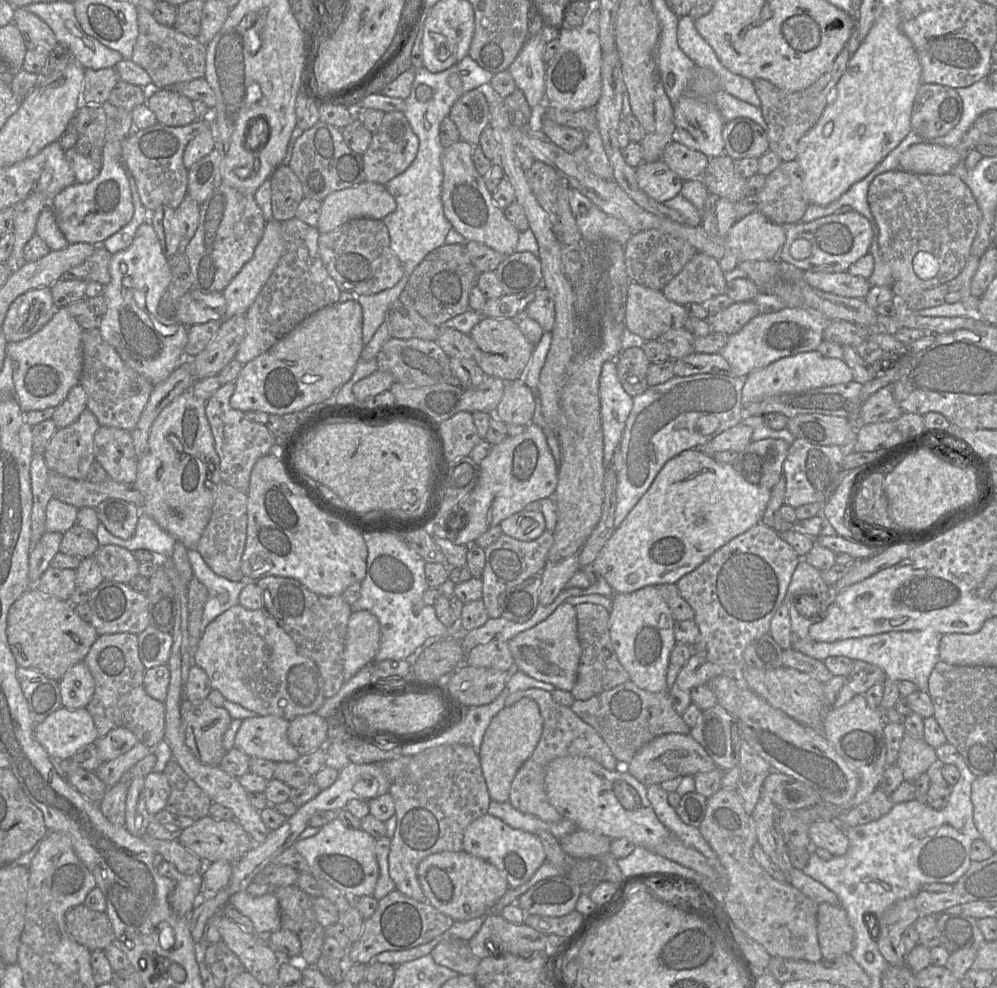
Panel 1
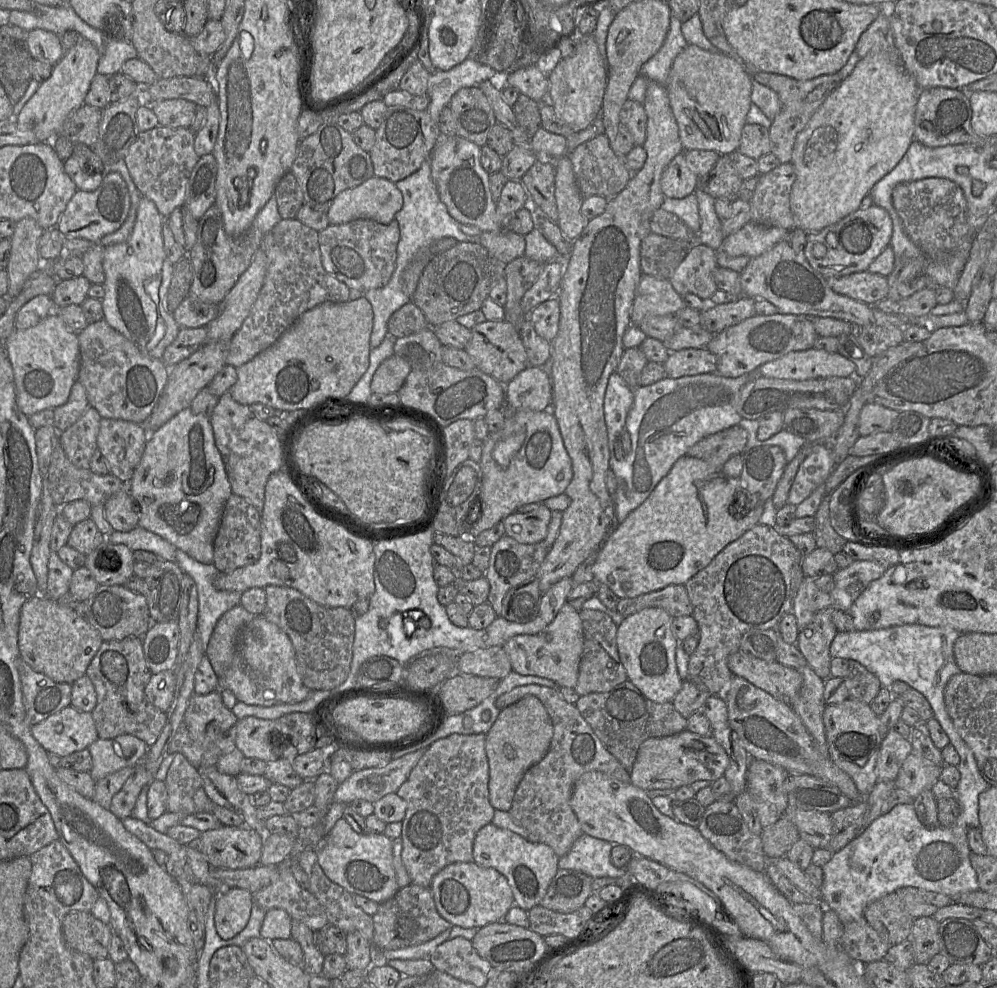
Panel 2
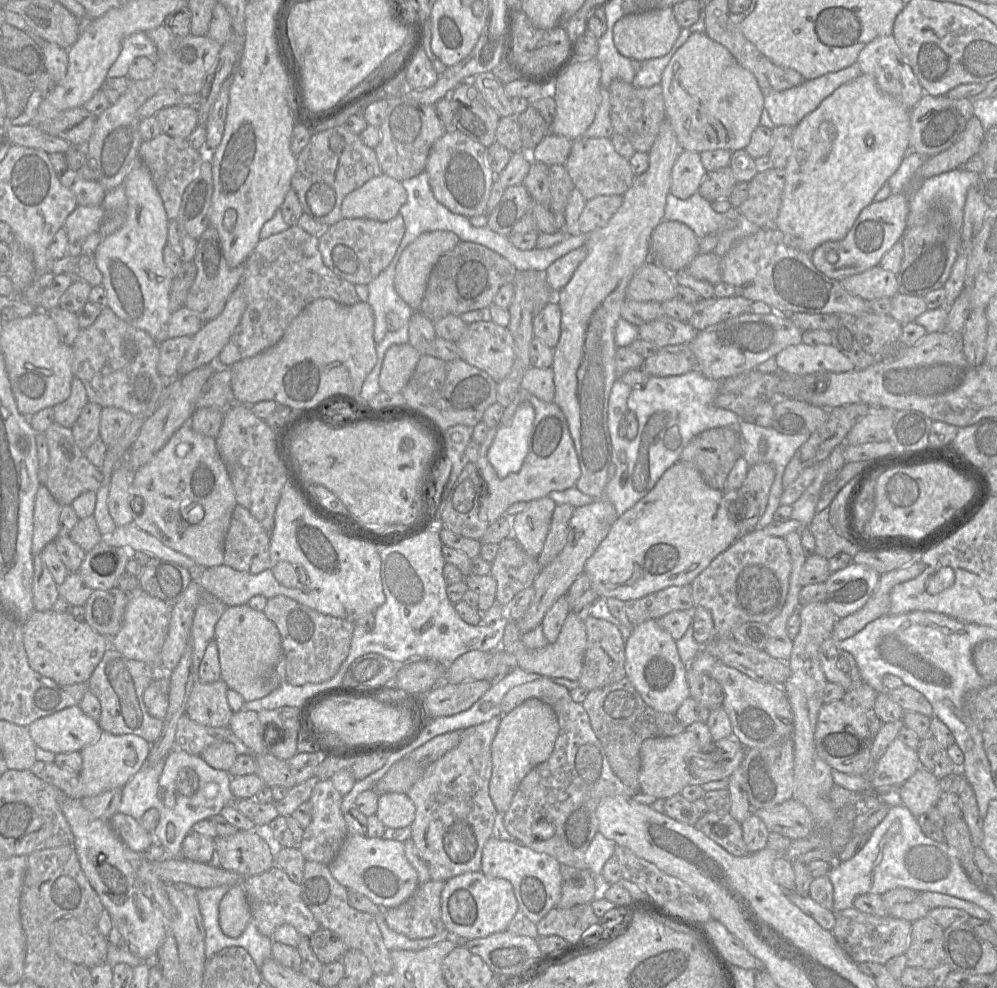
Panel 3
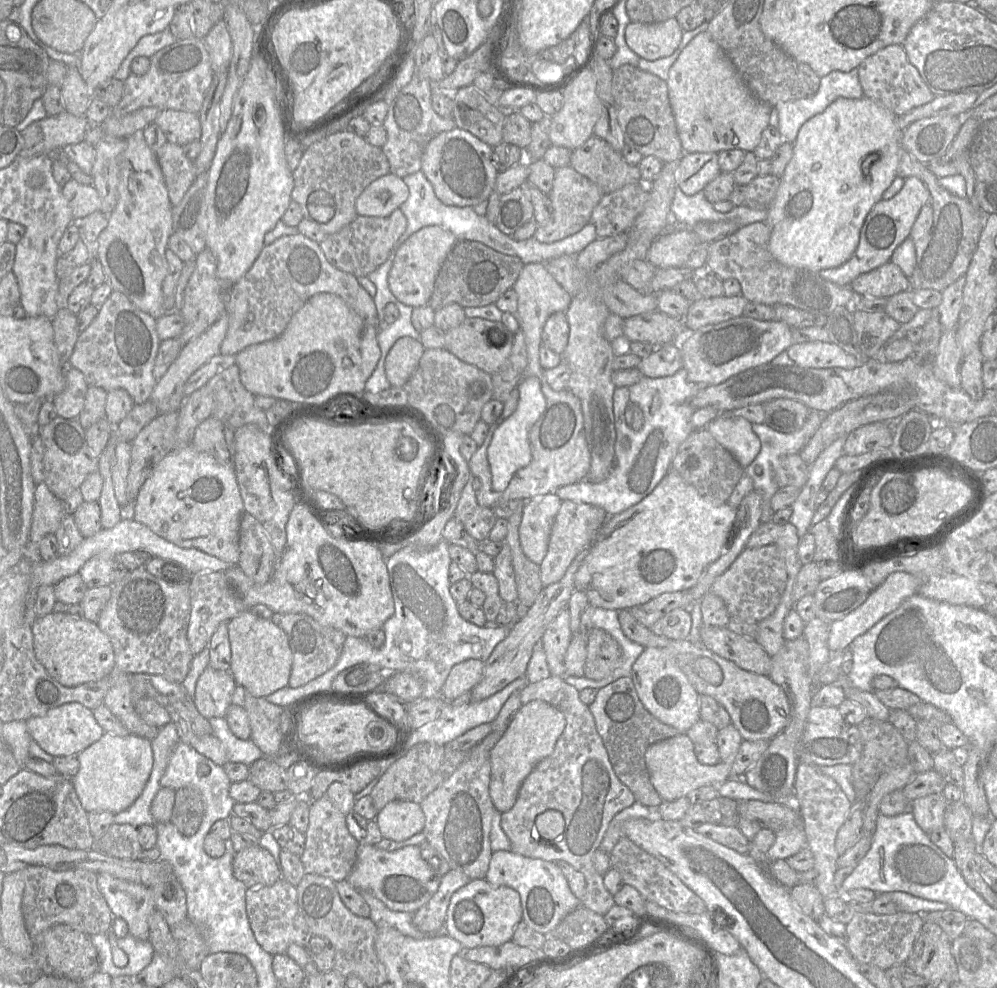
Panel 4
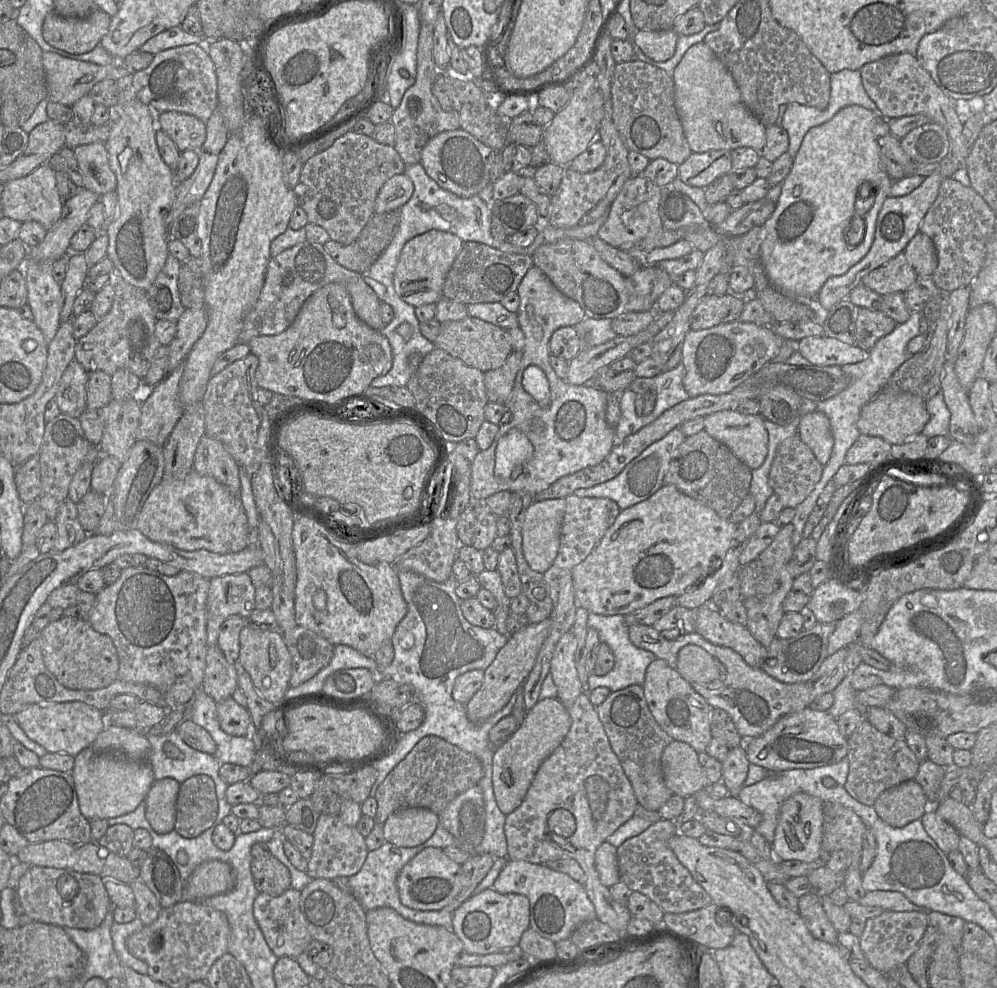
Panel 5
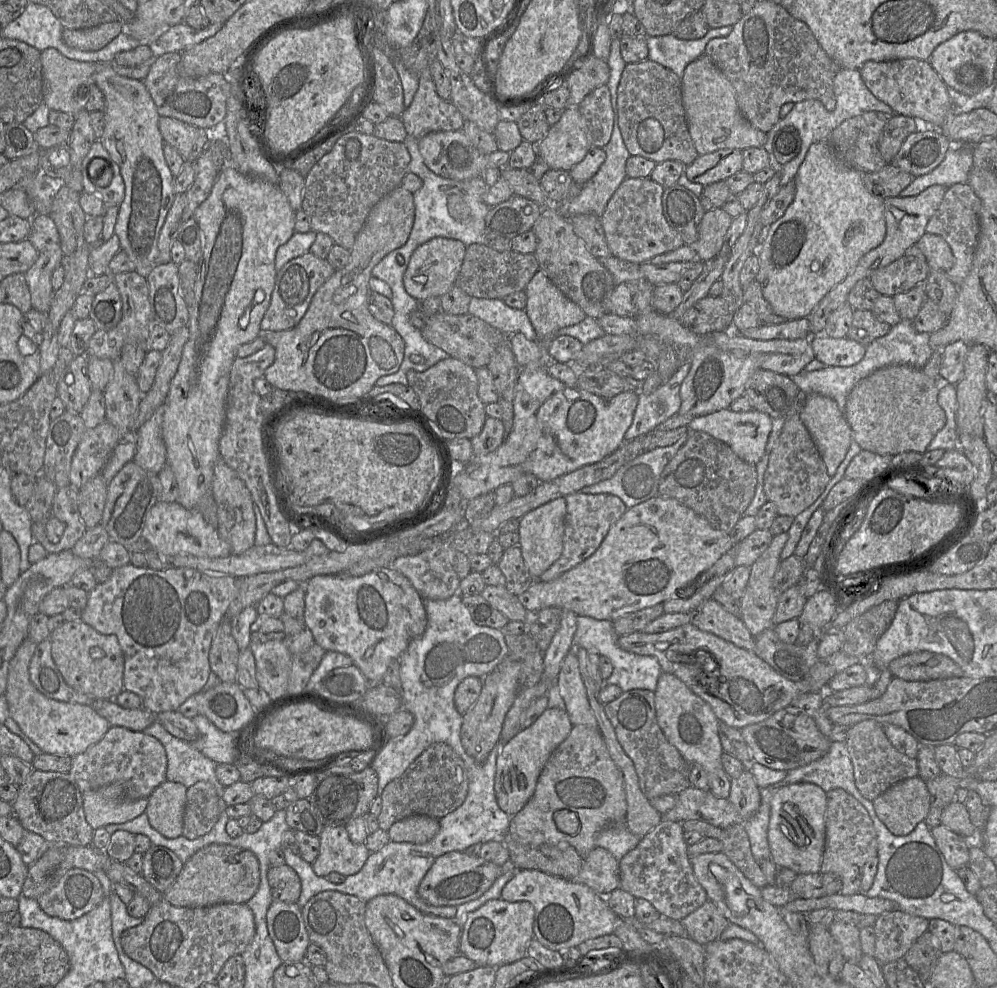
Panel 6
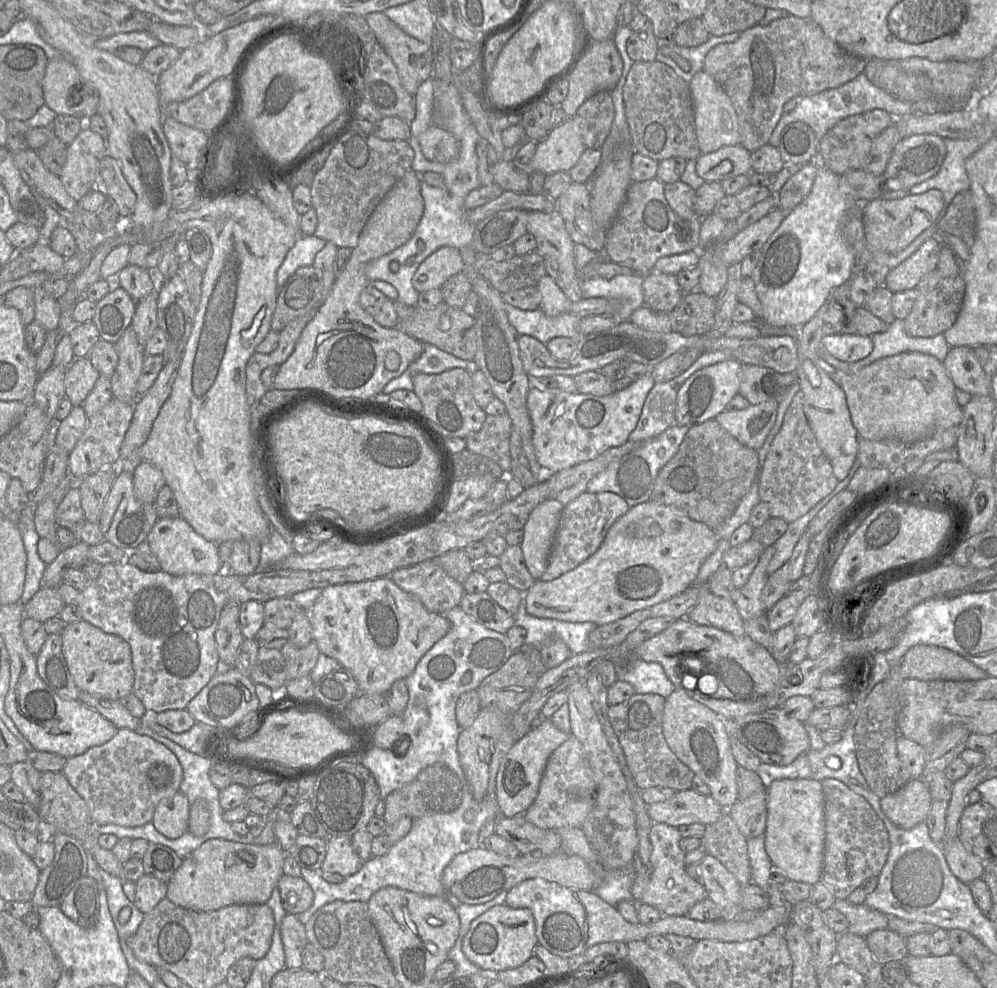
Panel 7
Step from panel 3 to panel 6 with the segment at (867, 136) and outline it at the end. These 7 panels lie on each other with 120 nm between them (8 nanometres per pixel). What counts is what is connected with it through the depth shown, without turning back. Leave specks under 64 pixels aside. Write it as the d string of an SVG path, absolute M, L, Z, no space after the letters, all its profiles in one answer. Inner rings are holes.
M827 141L815 142L809 147L805 159L794 178L796 192L793 202L786 209L783 216L767 228L758 248L759 271L755 281L760 283L763 296L771 305L775 314L784 317L787 320L808 318L822 298L853 271L860 259L883 242L886 235L886 222L884 216L885 199L873 194L867 188L864 183L865 173L869 172L862 172L838 159L834 155Z

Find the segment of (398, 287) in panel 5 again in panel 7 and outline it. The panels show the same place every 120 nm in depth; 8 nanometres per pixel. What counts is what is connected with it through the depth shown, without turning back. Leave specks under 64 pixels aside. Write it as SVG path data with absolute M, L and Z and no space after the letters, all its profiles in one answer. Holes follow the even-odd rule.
M443 246L429 255L412 277L412 285L418 293L441 288L451 276L464 270L461 251Z

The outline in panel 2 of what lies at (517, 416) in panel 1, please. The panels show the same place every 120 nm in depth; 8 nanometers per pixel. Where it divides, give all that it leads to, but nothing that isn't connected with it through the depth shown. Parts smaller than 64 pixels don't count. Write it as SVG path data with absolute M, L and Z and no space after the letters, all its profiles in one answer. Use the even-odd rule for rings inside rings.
M549 362L544 367L528 366L504 386L505 401L514 410L551 411L552 382Z

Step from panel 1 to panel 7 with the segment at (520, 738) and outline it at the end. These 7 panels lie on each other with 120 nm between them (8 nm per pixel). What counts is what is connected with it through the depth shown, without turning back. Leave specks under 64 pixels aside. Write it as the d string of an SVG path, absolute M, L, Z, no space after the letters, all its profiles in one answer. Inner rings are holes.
M551 719L541 720L518 740L502 759L496 777L496 799L501 816L523 815L537 797L547 760L570 734L559 730Z

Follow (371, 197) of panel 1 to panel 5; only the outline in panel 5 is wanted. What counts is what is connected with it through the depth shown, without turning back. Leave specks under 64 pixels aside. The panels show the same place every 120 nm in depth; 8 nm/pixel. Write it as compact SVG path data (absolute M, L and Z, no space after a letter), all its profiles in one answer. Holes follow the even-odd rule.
M396 174L381 187L374 204L374 213L381 214L399 210L412 196L414 185L411 179Z

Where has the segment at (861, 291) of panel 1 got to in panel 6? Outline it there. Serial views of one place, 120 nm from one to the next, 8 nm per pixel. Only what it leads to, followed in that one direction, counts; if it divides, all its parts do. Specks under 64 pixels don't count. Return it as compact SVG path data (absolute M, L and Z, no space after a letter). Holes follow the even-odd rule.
M914 244L901 257L876 270L869 278L881 295L895 296L926 283L930 272L925 255Z

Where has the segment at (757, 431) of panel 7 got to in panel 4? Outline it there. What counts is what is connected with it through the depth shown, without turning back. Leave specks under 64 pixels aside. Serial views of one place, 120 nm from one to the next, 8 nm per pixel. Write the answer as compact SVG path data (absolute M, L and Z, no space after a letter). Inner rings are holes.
M720 413L705 428L743 468L750 465L761 450L760 439L753 432L752 424L744 418Z

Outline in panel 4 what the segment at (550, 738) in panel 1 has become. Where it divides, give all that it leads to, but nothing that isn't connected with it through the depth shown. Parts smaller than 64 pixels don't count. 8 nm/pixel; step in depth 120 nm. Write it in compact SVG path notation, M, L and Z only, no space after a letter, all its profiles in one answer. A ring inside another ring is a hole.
M550 675L538 682L529 683L519 691L522 705L532 700L544 700L559 709L565 716L566 725L558 738L553 752L540 761L525 778L514 806L502 813L501 826L511 842L511 851L520 855L546 861L566 861L576 870L582 872L586 880L586 893L581 905L604 916L616 903L613 895L607 890L593 862L595 851L600 847L610 822L616 814L631 806L636 801L631 790L623 784L614 772L607 749L597 732L595 719L589 709L579 698L579 691L566 683L563 677ZM558 810L565 819L563 834L554 841L539 840L535 828L536 817L547 811Z

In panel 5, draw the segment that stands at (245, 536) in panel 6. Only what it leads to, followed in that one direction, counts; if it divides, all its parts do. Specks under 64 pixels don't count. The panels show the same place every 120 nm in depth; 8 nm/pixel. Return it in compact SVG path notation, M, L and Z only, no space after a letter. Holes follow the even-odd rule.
M206 434L200 439L195 455L193 469L214 478L234 496L240 496L241 483L239 466L223 445Z

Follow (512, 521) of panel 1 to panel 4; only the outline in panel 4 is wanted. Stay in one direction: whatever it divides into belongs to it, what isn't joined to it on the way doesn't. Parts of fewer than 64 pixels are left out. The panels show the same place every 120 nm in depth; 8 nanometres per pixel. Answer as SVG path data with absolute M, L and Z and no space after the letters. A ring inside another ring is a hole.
M553 492L533 498L524 505L519 526L520 545L526 557L537 565L547 553L552 525L561 503Z

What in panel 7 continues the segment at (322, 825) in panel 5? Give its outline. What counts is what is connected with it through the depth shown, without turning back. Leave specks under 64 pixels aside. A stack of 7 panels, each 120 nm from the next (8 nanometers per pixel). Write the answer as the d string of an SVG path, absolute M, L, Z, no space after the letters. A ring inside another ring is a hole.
M328 837L326 856L320 868L322 873L334 872L348 877L360 869L363 861L354 851L350 838Z

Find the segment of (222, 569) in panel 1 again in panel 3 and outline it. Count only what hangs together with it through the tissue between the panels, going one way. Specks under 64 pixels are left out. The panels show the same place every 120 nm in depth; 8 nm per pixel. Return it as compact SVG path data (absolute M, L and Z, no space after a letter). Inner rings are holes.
M239 504L233 510L225 537L223 565L254 575L270 566L270 535Z

